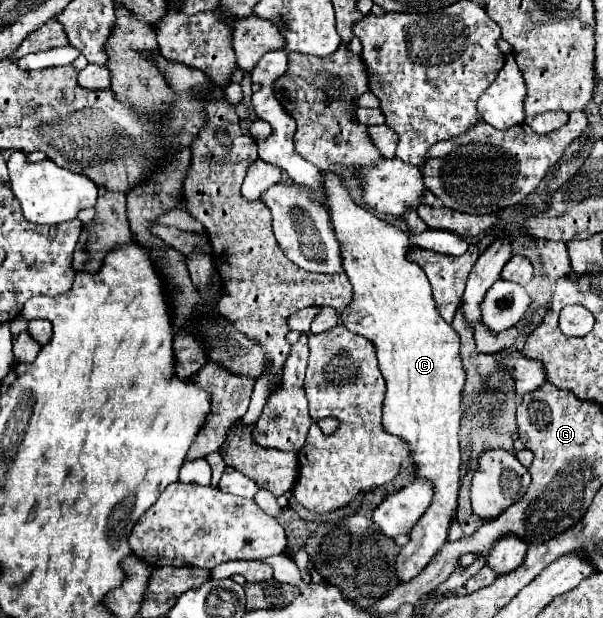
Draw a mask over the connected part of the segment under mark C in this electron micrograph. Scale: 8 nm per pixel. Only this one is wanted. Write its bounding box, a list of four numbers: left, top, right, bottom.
[322,173,464,583]

